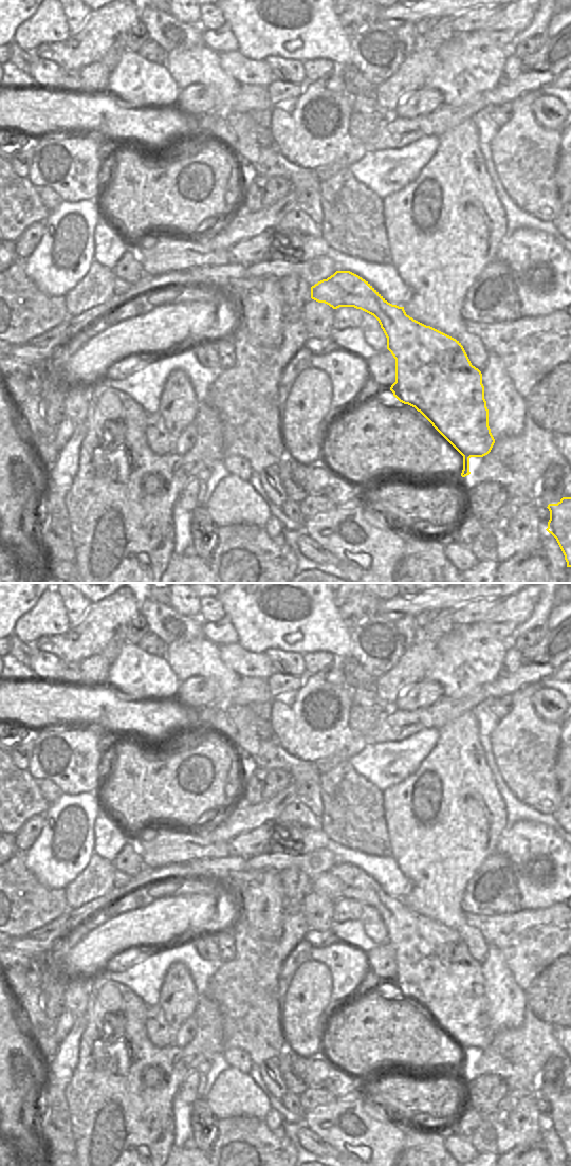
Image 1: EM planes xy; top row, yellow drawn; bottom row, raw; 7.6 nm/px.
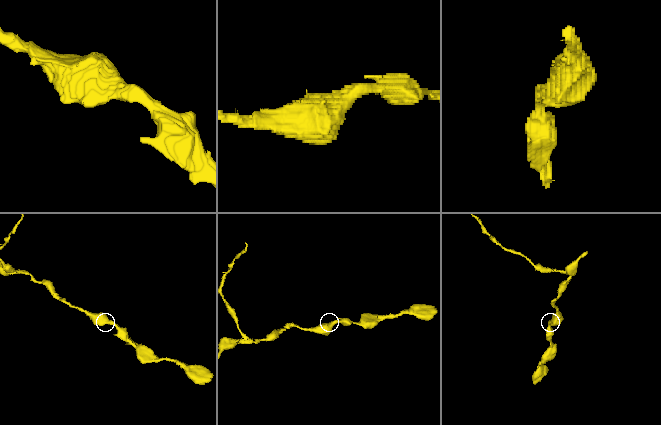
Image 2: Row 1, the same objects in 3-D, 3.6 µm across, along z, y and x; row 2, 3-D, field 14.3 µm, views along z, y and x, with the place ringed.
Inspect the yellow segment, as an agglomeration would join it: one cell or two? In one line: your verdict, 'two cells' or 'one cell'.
one cell

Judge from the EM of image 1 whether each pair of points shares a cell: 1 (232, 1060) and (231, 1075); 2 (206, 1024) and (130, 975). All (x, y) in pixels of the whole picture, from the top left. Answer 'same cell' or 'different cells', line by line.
1: different cells
2: different cells

